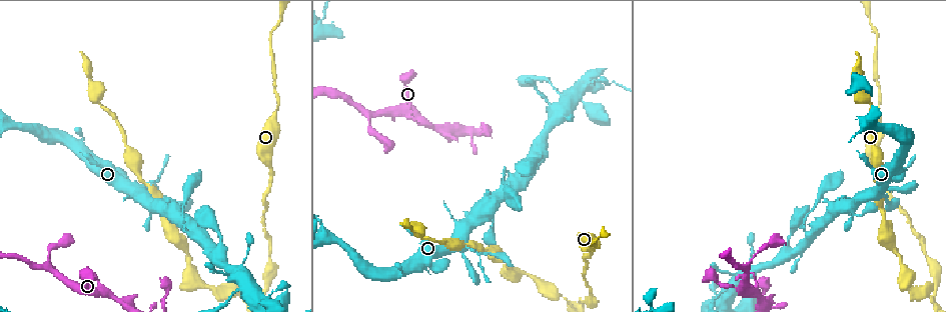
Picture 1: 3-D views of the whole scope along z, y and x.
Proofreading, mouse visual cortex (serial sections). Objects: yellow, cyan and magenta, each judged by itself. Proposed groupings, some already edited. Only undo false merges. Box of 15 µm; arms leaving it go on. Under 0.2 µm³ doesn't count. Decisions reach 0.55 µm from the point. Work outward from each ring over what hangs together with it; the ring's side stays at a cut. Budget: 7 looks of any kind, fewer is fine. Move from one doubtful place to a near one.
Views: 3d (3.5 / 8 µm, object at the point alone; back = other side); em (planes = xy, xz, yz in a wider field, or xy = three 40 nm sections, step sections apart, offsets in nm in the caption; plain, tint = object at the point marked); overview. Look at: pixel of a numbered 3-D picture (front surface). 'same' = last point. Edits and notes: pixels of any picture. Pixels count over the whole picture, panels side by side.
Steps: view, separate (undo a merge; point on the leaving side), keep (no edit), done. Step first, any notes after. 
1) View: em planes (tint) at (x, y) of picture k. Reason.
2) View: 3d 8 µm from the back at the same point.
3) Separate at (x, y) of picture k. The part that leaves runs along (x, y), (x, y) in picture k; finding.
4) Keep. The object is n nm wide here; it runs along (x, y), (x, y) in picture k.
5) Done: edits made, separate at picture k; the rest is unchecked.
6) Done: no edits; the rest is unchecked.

View: 3d 3.5 µm at (517, 183) of picture 1. Two arms in line, one across.

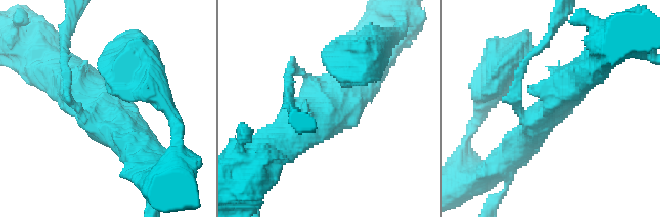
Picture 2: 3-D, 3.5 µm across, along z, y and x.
View: em xy step 1 (tint) at (329, 103) of picture 2. 3 arms meet here; the arms are 150, 500, 500 nm wide; shape alone is not enough.

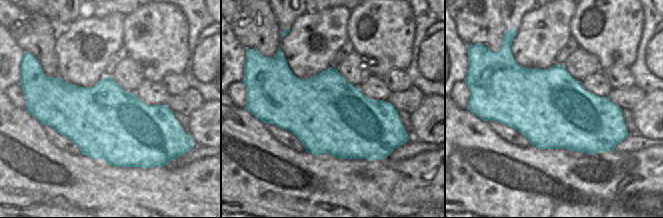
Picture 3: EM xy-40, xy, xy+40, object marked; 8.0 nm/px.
Keep. The object is 600 nm wide here; it runs along (61, 70), (110, 113), (138, 153) in picture 2; all the same cell.

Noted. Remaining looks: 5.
View: 3d 3.5 µm at (434, 128) of picture 1. Thin neck.

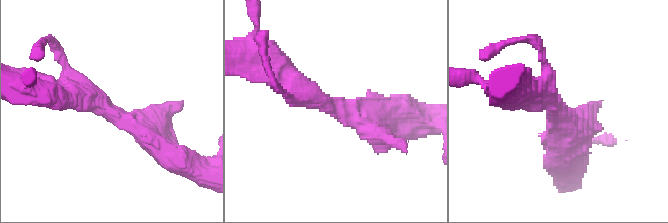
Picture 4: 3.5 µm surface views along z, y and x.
View: em xy step 5 (tint) at (113, 113) of picture 4. Shape alone is not enough.

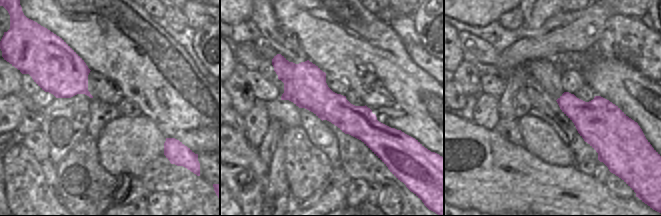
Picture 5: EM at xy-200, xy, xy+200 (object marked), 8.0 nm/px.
Keep. It runs along (277, 68), (375, 135), (389, 137) in picture 5; one cell here.

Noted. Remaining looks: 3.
View: 3d 3.5 µm at (566, 300) of picture 1. A narrow waist.

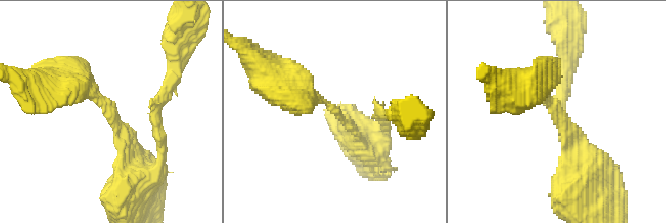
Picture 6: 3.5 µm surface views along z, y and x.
View: em planes (tint) at (565, 123) of picture 6. The arms are 200, 400 nm wide.

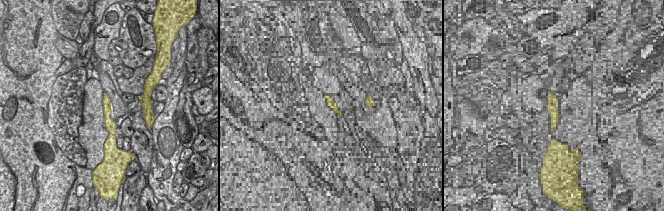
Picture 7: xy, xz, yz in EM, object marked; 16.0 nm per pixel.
Keep. It runs along (138, 167), (113, 114), (70, 84) in picture 6; continuous, no second cell.

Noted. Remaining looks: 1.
Done: no edits; the rest is unchecked.

